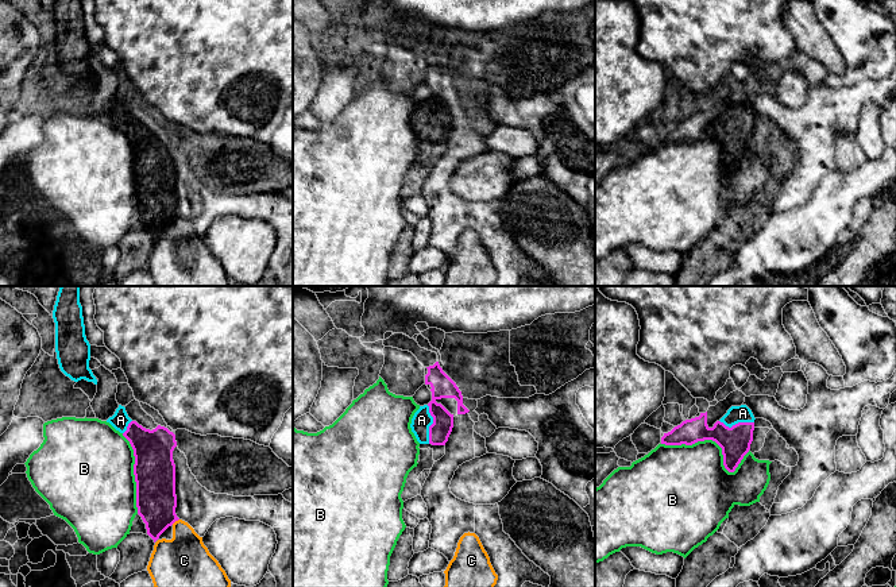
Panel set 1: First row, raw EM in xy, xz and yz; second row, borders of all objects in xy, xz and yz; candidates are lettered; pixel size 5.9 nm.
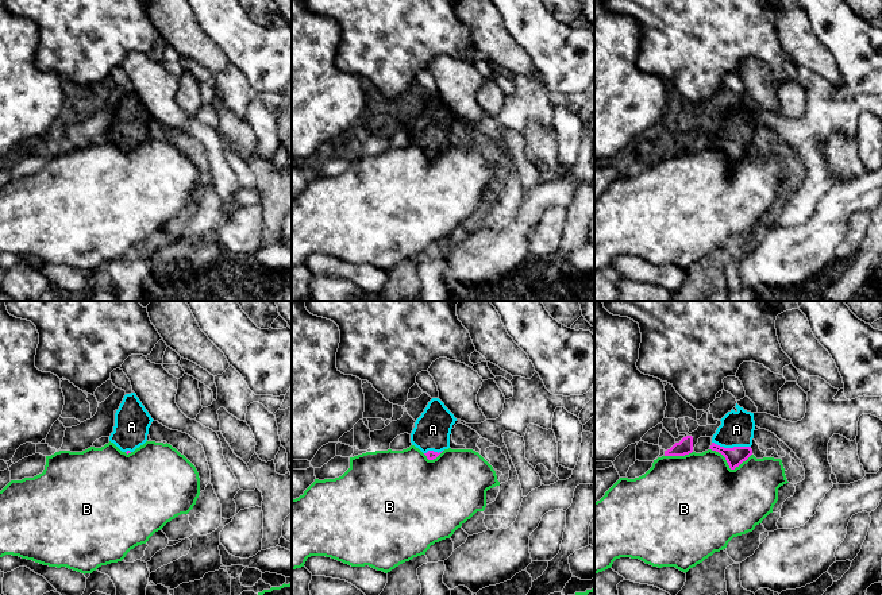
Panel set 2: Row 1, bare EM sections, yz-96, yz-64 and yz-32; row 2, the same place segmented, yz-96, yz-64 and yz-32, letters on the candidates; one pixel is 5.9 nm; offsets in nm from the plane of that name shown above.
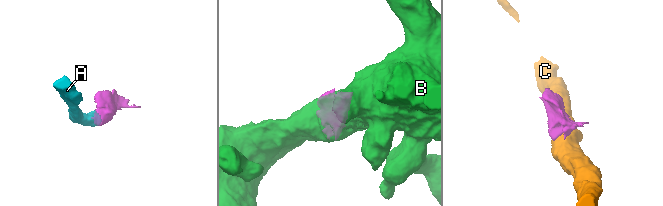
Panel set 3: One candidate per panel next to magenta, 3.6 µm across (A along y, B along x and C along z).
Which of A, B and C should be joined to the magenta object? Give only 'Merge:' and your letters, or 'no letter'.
Merge: A

